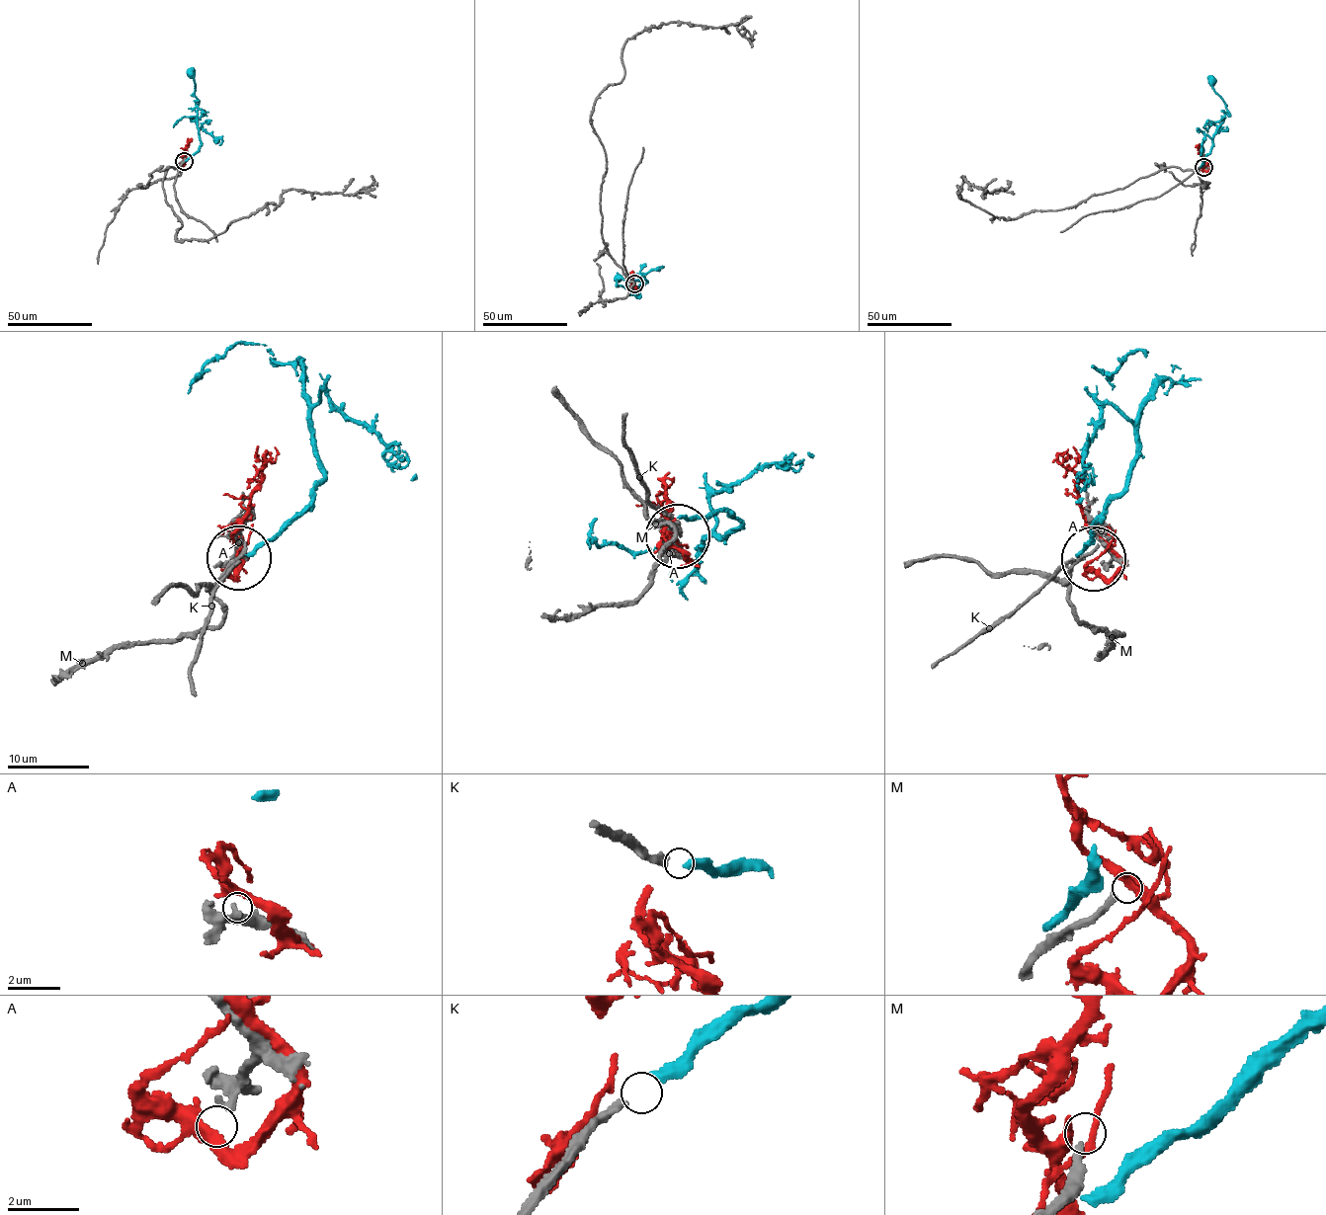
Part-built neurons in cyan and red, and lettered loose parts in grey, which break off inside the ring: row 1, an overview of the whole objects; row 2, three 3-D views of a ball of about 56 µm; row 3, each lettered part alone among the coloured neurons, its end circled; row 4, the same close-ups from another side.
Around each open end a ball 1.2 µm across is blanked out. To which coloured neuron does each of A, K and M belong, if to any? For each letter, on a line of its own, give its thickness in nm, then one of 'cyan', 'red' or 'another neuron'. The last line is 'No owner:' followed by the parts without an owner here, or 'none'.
A: calibre 190 nm; another neuron
K: calibre 260 nm; another neuron
M: calibre 240 nm; another neuron
No owner: A, K, M

